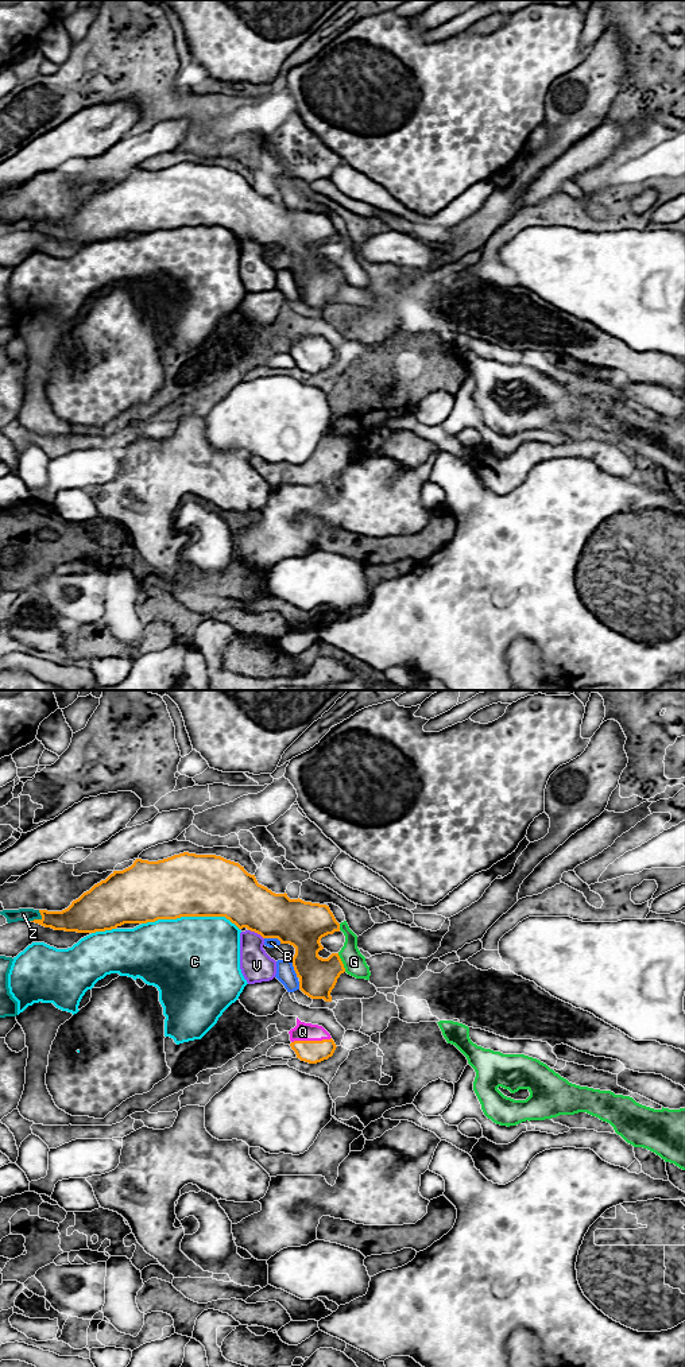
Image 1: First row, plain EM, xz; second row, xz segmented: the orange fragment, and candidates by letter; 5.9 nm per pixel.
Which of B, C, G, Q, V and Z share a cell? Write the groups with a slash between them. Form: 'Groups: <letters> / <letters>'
Groups: B / C / G / Q / V / Z

